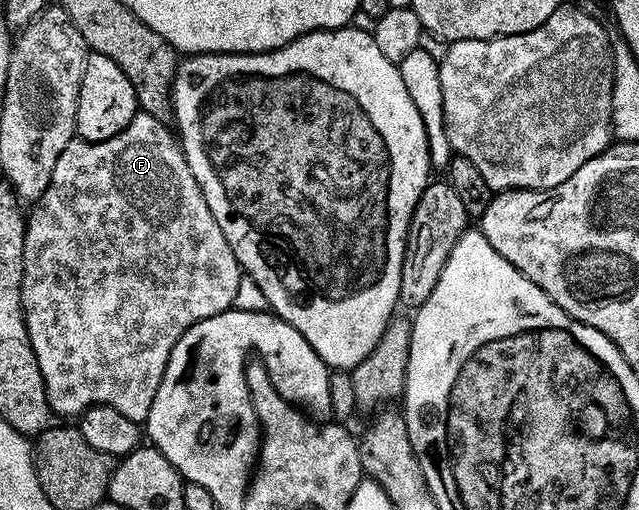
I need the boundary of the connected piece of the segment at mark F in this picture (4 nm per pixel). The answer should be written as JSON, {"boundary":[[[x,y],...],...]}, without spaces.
{"boundary":[[[139,111],[136,112],[133,120],[127,124],[127,128],[122,129],[120,133],[113,135],[109,139],[104,141],[84,141],[82,139],[70,141],[65,147],[65,151],[61,151],[61,159],[57,159],[57,167],[53,167],[53,179],[49,179],[49,187],[45,187],[45,191],[39,197],[39,200],[34,202],[32,209],[35,210],[32,213],[30,210],[29,216],[26,218],[27,230],[23,240],[23,286],[21,287],[23,318],[29,335],[29,343],[33,347],[33,355],[37,359],[37,367],[43,376],[47,402],[51,410],[60,418],[74,418],[76,415],[84,413],[90,405],[108,405],[117,411],[121,411],[121,415],[125,415],[125,419],[133,419],[140,423],[146,422],[149,415],[149,407],[153,407],[153,399],[157,395],[157,387],[161,387],[161,379],[165,375],[165,367],[169,363],[169,355],[173,351],[177,339],[181,339],[181,335],[185,335],[185,331],[189,331],[189,327],[193,327],[201,319],[209,319],[213,315],[224,313],[226,309],[232,308],[235,304],[235,296],[237,295],[237,287],[241,276],[239,261],[233,255],[225,235],[221,235],[221,227],[217,227],[217,219],[213,219],[213,211],[209,211],[209,203],[205,203],[205,195],[201,191],[197,179],[193,179],[193,171],[189,171],[189,163],[183,158],[183,151],[179,148],[176,134],[170,128],[167,130],[167,128],[168,126],[164,122],[158,121],[153,115]]]}

